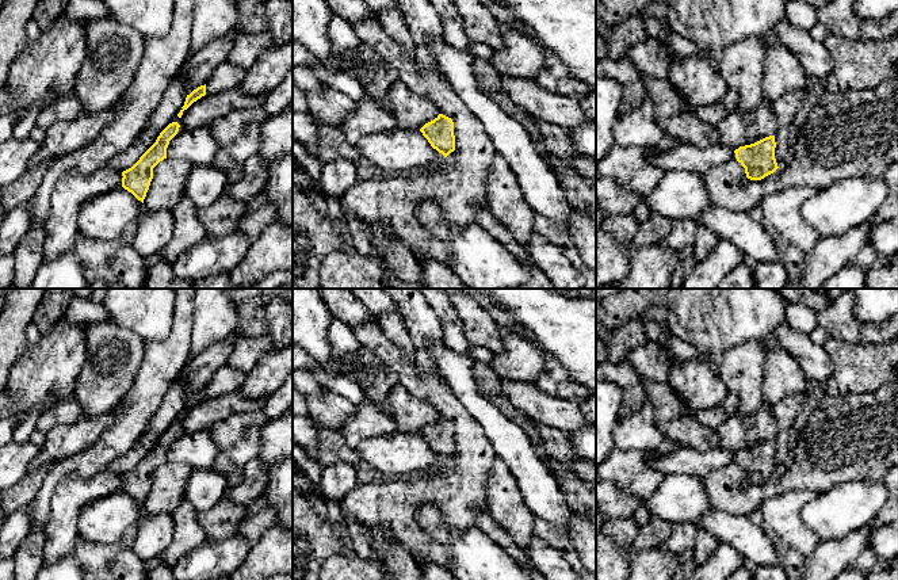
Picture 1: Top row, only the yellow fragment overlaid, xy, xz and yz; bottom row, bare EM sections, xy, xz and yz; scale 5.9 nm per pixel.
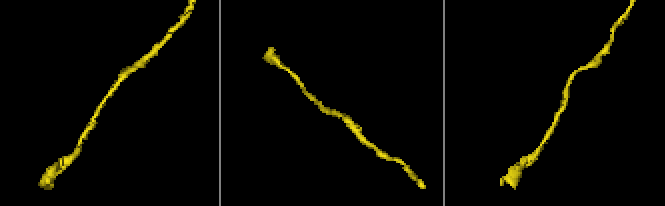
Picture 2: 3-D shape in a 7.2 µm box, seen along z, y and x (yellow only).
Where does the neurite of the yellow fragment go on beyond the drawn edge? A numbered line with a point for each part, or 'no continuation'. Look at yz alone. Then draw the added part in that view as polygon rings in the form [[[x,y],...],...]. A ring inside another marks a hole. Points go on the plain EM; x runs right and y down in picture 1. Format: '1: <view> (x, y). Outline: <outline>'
no continuation

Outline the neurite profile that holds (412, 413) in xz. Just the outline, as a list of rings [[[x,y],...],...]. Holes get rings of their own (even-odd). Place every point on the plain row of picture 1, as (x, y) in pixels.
[[[401,384],[390,390],[383,404],[395,417],[398,430],[410,435],[420,435],[440,417],[431,404],[410,394]]]

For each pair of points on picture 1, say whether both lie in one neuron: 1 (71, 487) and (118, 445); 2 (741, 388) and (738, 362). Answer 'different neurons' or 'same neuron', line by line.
1: different neurons
2: same neuron

